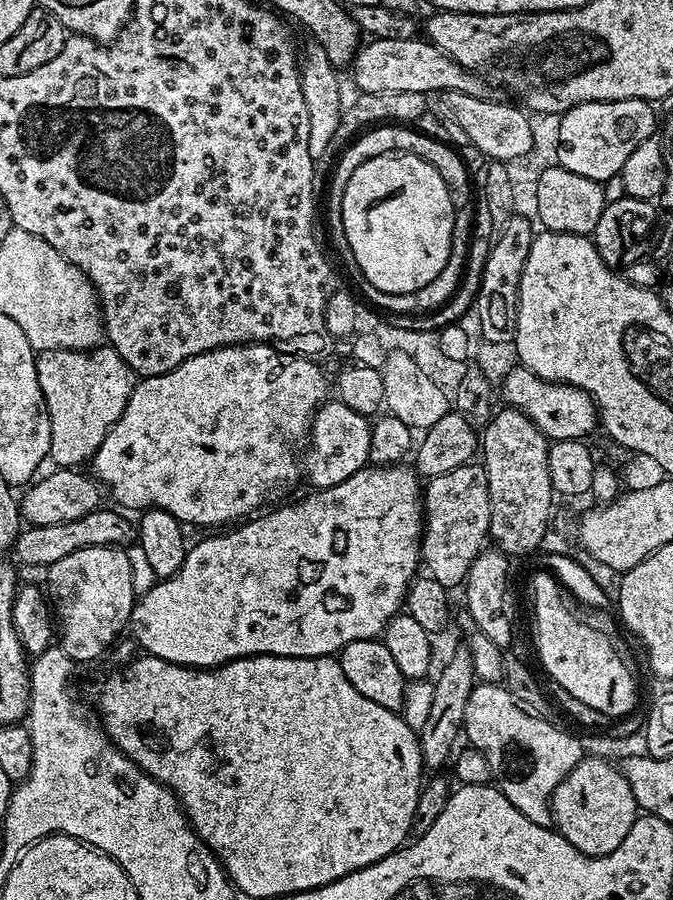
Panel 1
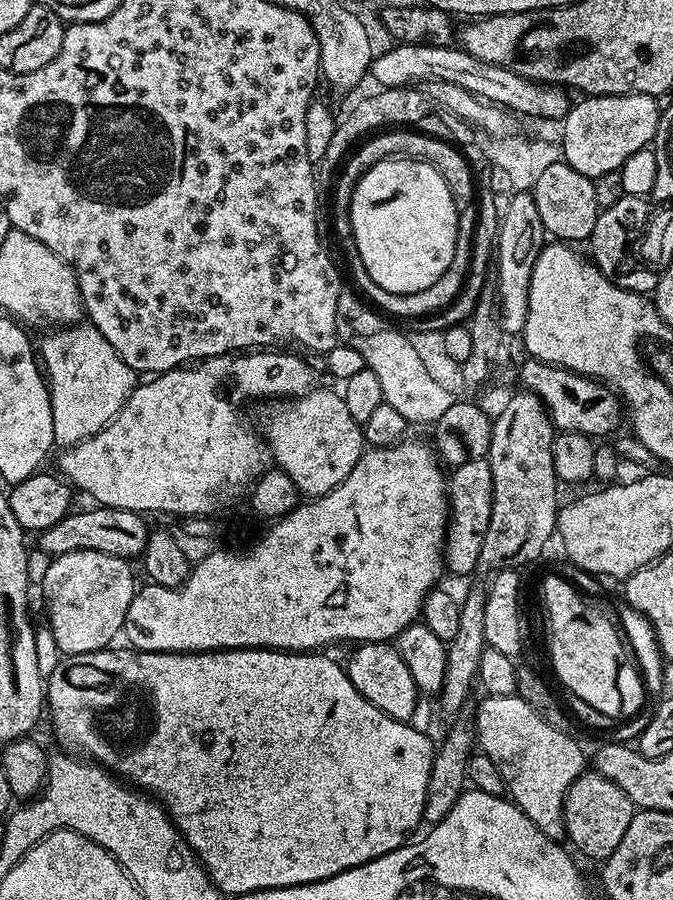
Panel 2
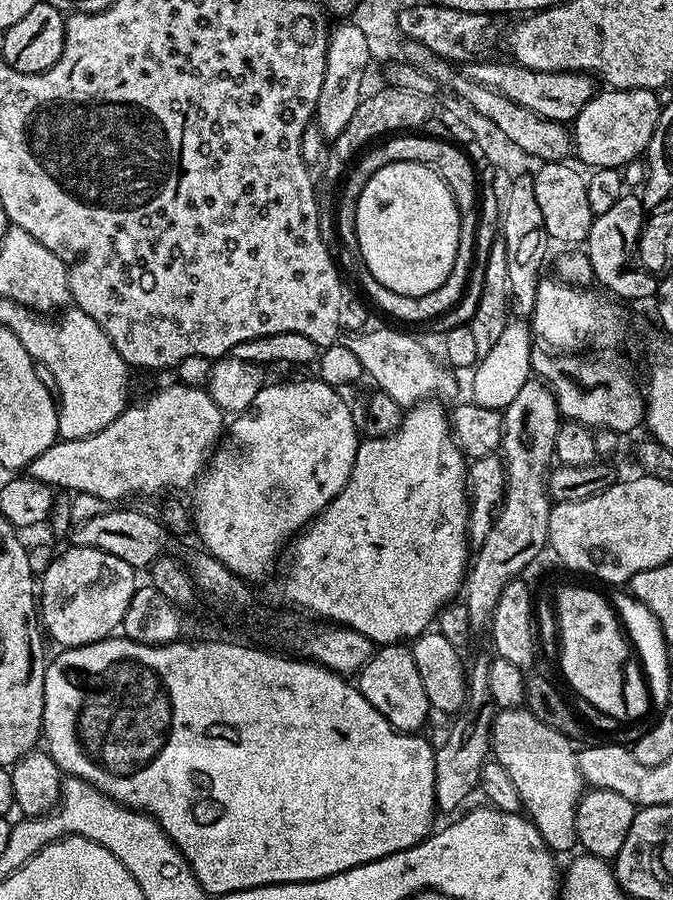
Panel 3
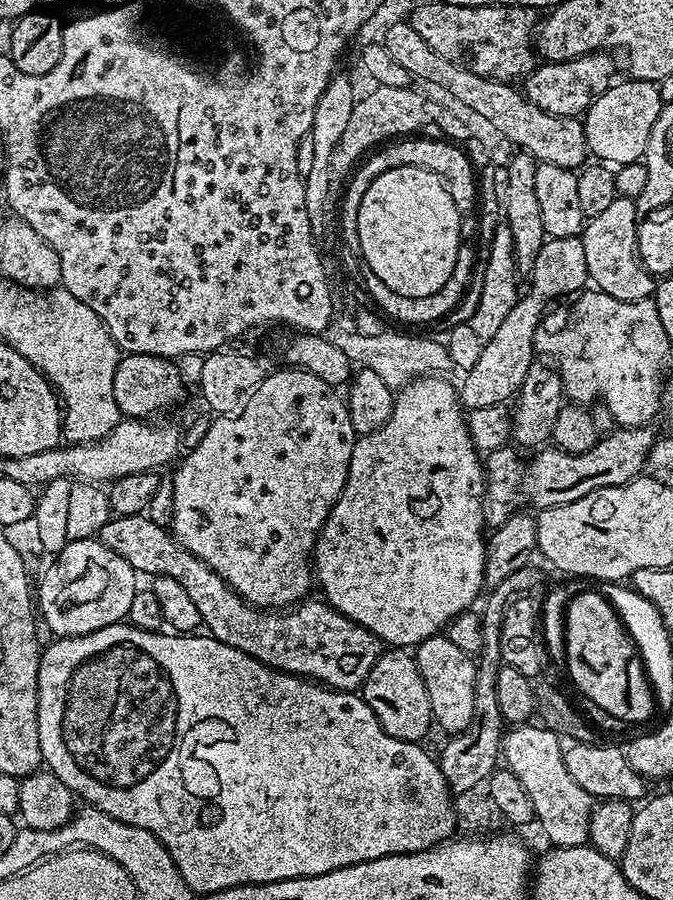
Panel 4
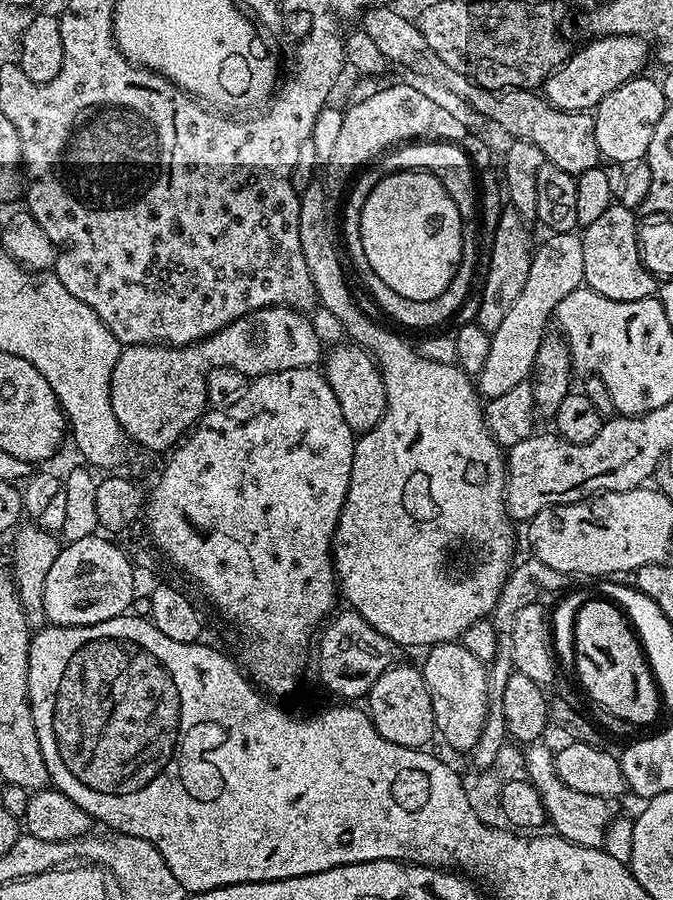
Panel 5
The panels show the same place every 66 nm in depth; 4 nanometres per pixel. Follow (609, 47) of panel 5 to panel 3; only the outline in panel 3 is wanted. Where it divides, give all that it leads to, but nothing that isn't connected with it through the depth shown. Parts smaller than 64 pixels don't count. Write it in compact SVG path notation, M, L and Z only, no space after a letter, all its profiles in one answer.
M480 60L477 64L472 63L465 63L462 68L464 75L471 80L482 86L490 86L506 98L518 102L518 106L526 106L526 110L563 125L575 121L582 106L586 106L586 102L590 102L598 91L597 81L587 72L539 72L504 60Z

